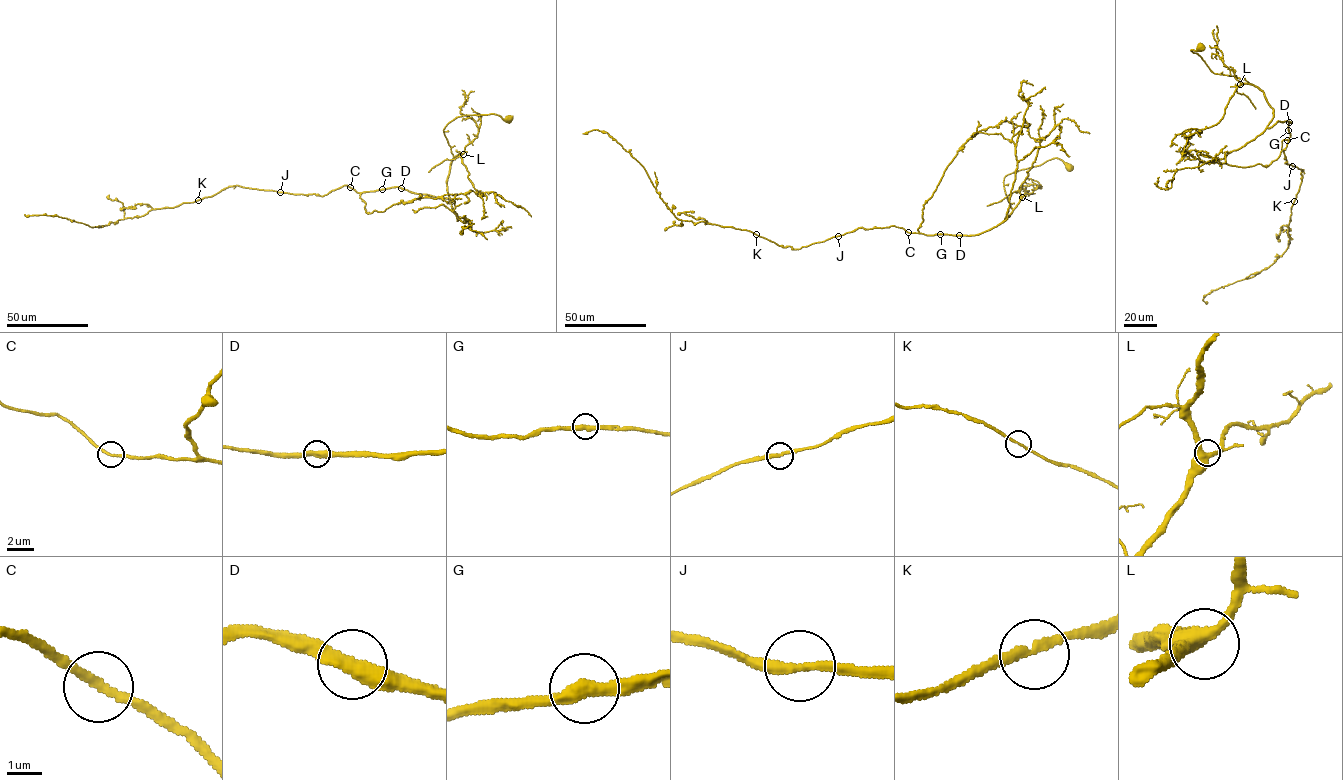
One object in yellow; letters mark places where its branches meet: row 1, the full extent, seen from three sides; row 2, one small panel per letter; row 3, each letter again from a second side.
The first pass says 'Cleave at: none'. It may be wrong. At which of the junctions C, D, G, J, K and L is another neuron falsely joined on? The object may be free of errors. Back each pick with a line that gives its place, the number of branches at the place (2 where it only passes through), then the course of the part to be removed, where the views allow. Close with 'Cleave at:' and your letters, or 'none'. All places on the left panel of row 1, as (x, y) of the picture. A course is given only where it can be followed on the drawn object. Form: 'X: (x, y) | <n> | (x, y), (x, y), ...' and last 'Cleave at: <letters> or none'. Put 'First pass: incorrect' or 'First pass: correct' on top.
First pass: correct
Cleave at: none

